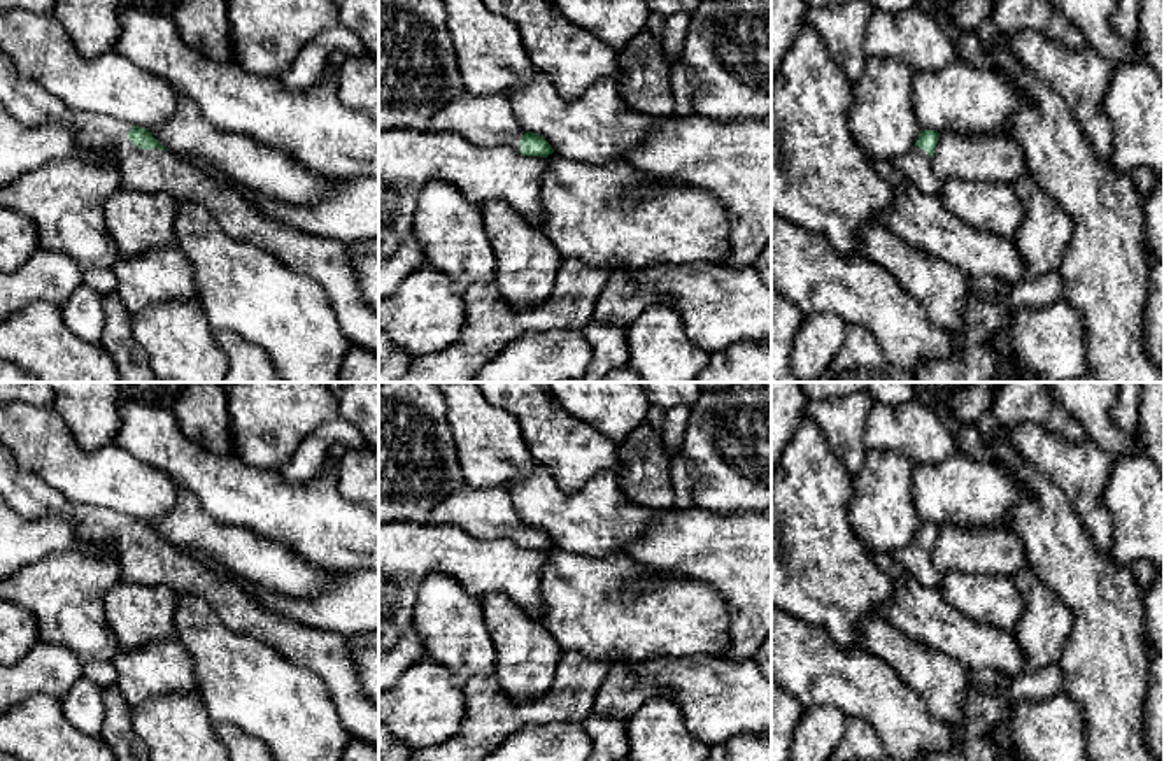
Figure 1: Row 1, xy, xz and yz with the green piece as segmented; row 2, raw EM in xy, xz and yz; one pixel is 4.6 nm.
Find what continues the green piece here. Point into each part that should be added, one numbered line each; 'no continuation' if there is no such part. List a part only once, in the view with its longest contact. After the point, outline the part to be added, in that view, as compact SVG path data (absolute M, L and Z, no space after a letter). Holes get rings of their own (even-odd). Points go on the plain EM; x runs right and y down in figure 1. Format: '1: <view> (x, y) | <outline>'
1: xy (326, 654) | M2 444L0 498L26 521L47 514L70 519L91 551L117 563L124 582L167 586L179 594L203 598L228 629L266 644L293 665L317 675L344 728L358 740L379 747L379 707L363 693L349 638L268 610L181 547L158 540L138 542L128 531L133 517L67 501L44 480L25 472Z

